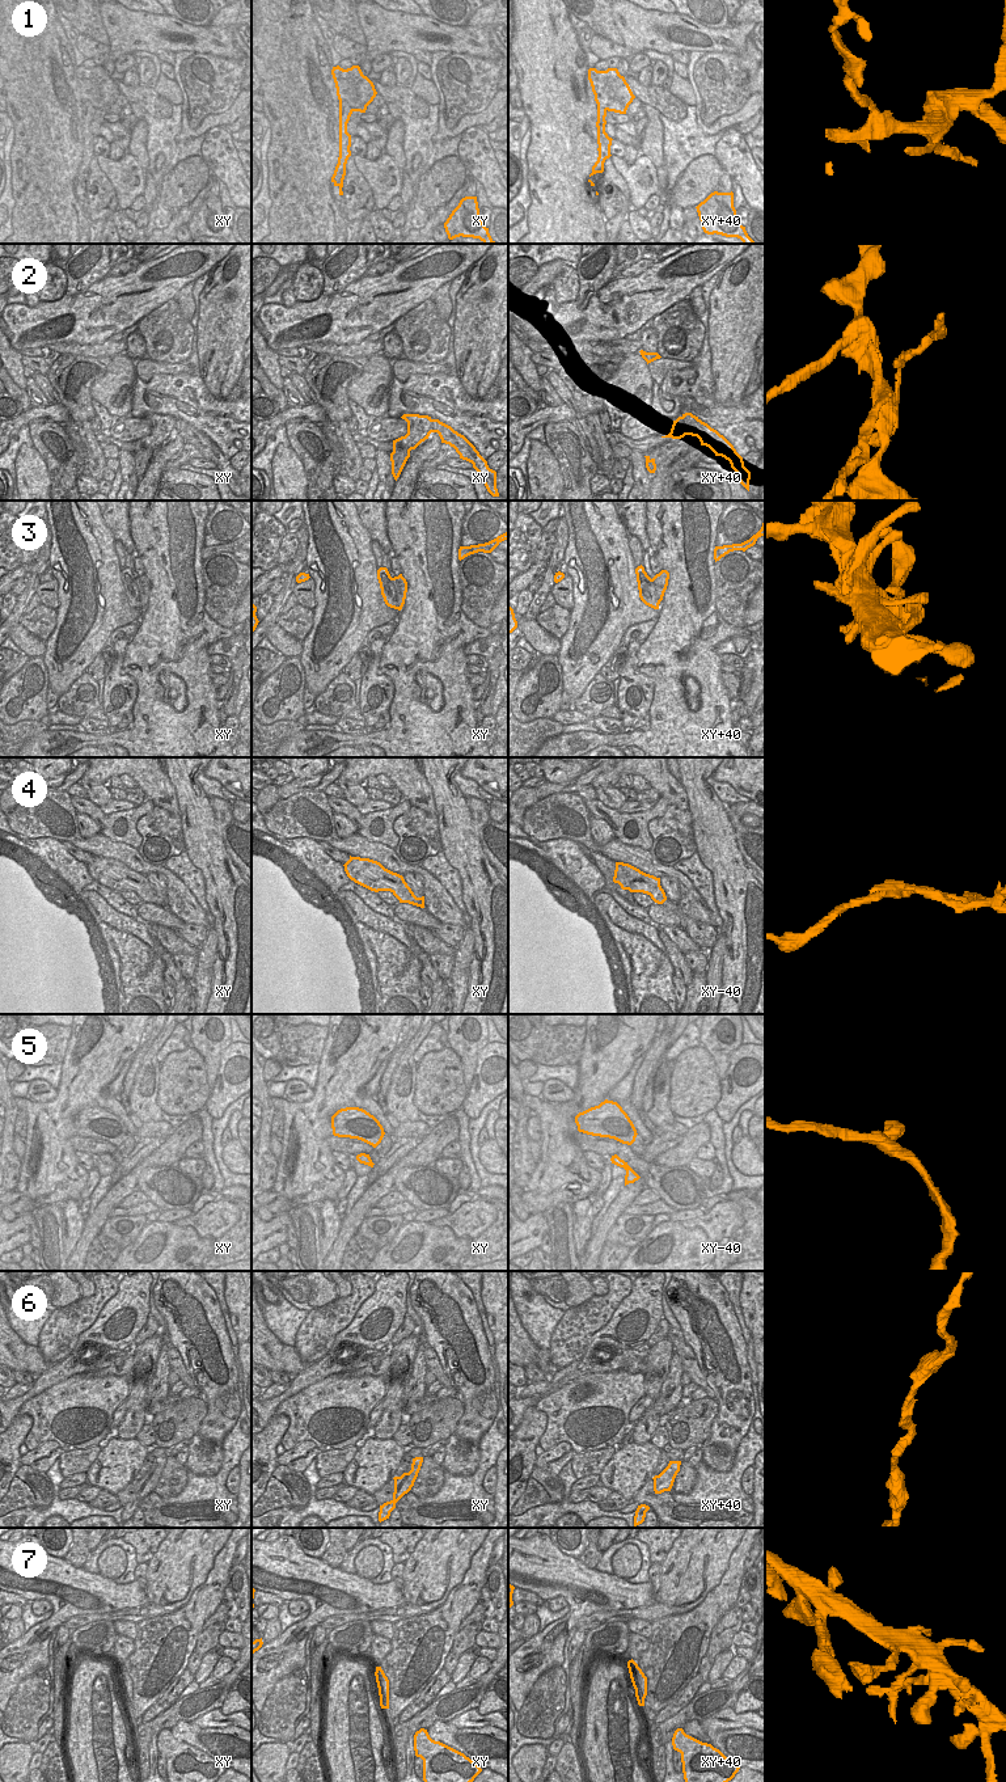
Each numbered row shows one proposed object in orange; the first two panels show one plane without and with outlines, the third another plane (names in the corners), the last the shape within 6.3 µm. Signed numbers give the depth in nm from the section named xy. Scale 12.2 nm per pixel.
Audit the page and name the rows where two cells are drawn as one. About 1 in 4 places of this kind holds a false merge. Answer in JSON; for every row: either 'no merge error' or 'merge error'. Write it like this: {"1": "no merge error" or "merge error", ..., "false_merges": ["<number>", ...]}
{"1": "merge error", "2": "merge error", "3": "merge error", "4": "merge error", "5": "no merge error", "6": "no merge error", "7": "merge error", "false_merges": ["1", "2", "3", "4", "7"]}

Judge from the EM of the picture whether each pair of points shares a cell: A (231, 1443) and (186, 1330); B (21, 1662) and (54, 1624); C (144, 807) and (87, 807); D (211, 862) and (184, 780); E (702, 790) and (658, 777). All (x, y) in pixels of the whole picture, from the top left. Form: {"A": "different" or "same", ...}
{"A": "different", "B": "same", "C": "same", "D": "same", "E": "different"}

